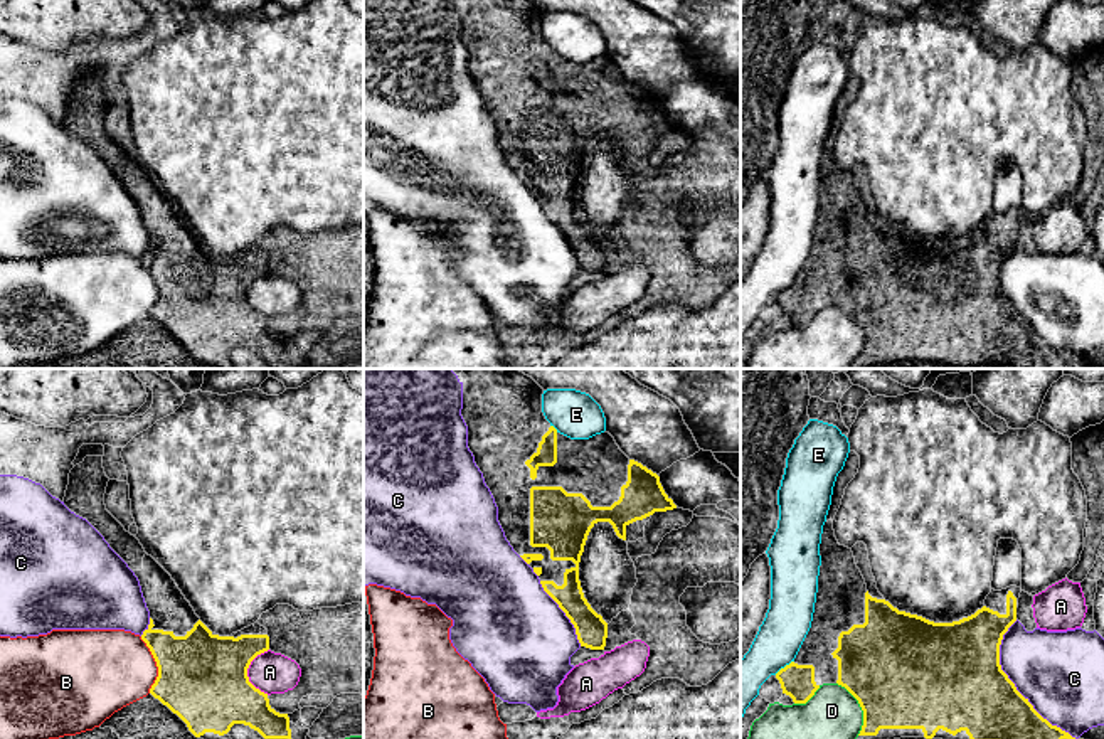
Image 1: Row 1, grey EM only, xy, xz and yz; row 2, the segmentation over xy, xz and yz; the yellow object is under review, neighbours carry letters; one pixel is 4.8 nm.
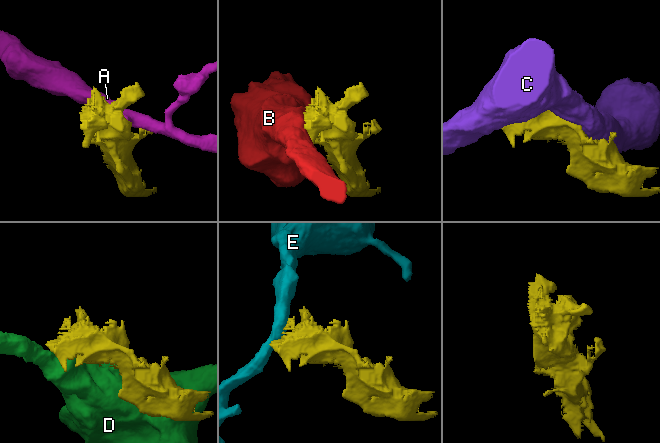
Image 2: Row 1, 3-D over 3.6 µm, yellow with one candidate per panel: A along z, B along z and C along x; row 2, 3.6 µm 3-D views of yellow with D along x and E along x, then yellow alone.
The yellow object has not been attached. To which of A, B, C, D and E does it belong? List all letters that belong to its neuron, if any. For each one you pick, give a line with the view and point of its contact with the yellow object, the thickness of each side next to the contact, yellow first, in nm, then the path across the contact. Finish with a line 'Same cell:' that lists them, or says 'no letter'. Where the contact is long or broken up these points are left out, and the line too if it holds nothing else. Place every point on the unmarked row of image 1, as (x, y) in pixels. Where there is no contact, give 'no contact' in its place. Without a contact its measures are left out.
Same cell: no letter

